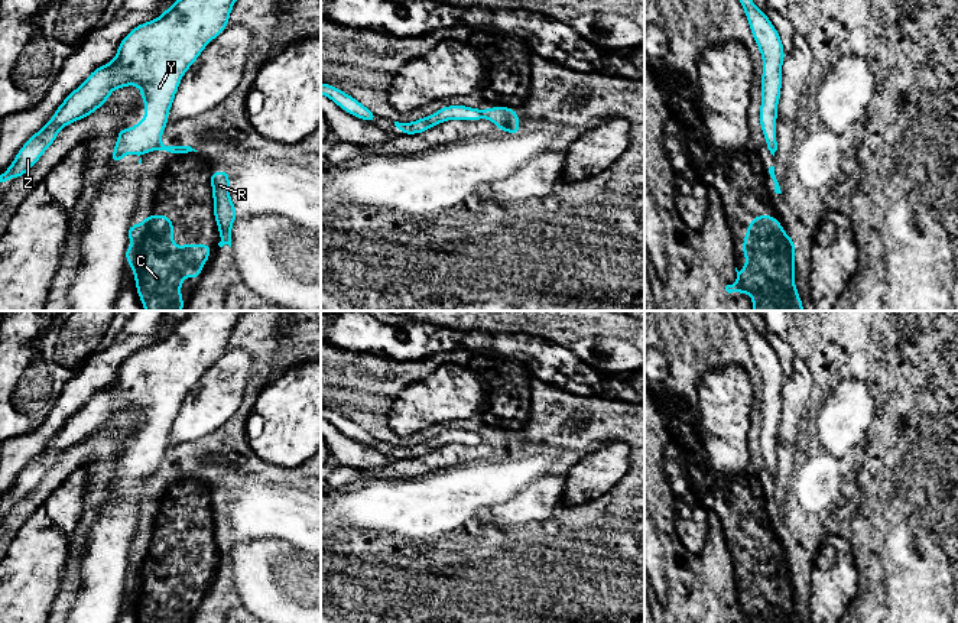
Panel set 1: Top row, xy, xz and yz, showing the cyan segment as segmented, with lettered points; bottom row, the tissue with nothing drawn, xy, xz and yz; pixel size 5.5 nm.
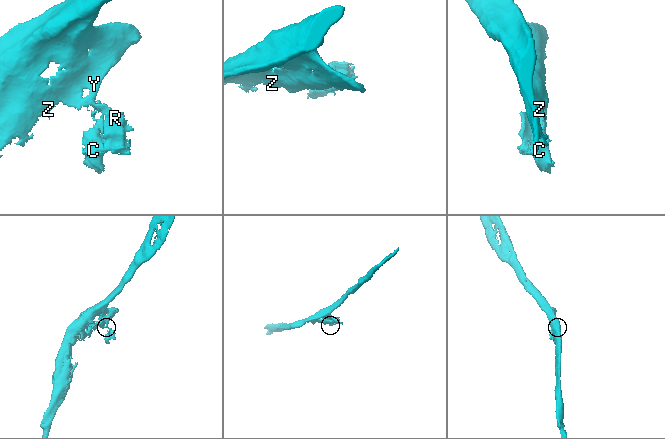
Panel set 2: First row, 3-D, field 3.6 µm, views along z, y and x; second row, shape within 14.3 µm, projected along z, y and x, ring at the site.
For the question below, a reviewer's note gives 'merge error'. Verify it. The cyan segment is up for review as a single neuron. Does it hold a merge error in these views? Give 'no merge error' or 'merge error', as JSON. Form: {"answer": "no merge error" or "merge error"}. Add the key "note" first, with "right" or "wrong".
{"note": "right", "answer": "merge error"}

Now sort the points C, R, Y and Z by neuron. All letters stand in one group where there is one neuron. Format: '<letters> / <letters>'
C R / Y Z

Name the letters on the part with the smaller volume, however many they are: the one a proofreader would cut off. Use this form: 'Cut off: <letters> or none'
Cut off: C, R

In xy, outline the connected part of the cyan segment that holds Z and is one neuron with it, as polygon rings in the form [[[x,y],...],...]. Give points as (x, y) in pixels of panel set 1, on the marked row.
[[[175,0],[172,3],[172,7],[163,10],[163,13],[157,19],[146,22],[143,25],[137,25],[120,42],[116,58],[111,62],[94,69],[90,77],[77,90],[74,90],[65,101],[61,103],[53,117],[23,145],[10,168],[0,175],[0,182],[23,176],[40,159],[43,152],[55,142],[61,129],[64,129],[72,121],[81,120],[92,114],[97,108],[107,103],[111,91],[123,88],[126,85],[137,85],[142,90],[140,101],[146,103],[147,107],[144,110],[144,119],[140,123],[131,126],[129,132],[126,132],[123,126],[120,126],[117,132],[118,139],[116,142],[111,156],[111,163],[121,163],[121,158],[126,153],[139,155],[139,163],[142,163],[143,155],[146,152],[156,150],[159,146],[162,133],[168,124],[169,110],[172,107],[175,94],[178,91],[184,74],[198,59],[204,48],[228,26],[228,17],[234,3],[236,0]]]

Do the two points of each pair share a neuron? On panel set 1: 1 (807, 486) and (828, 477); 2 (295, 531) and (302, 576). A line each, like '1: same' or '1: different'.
1: same
2: different

